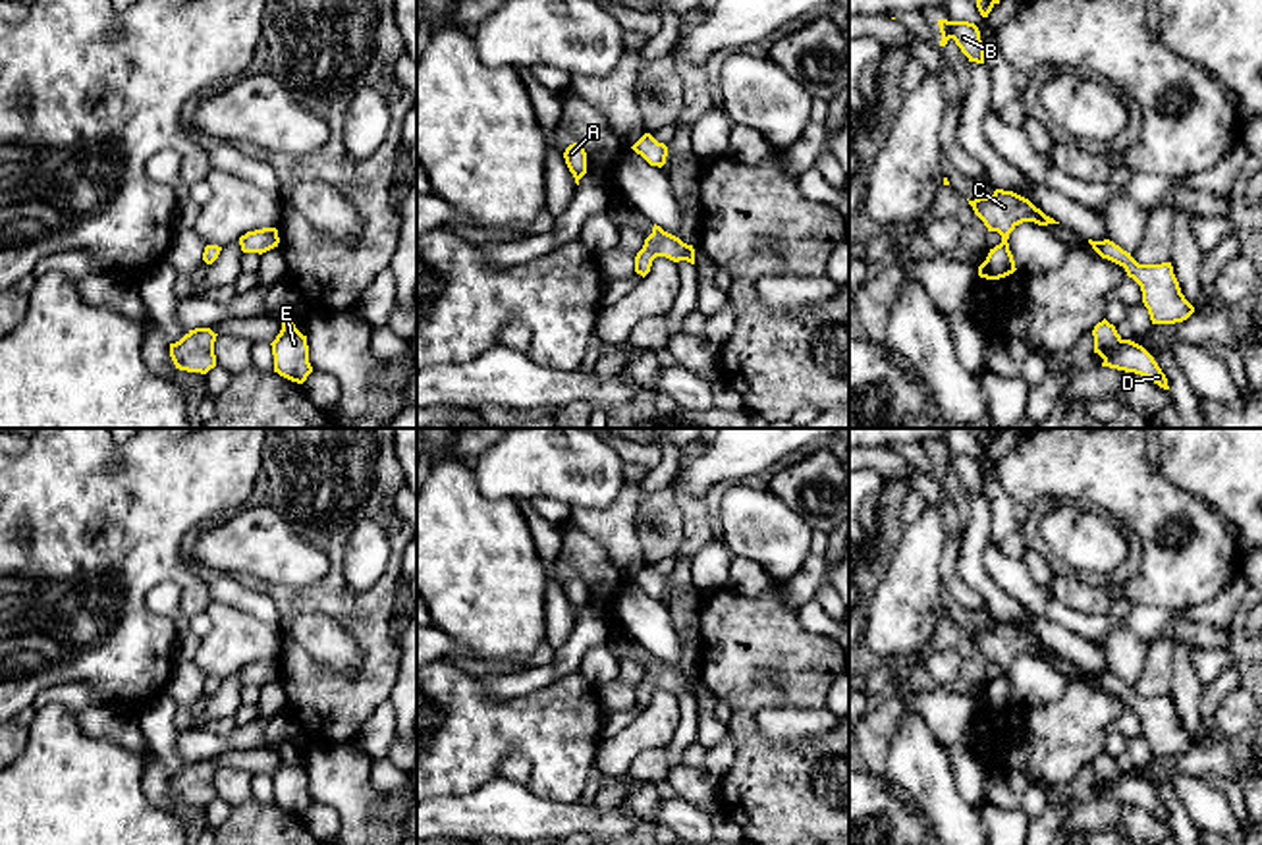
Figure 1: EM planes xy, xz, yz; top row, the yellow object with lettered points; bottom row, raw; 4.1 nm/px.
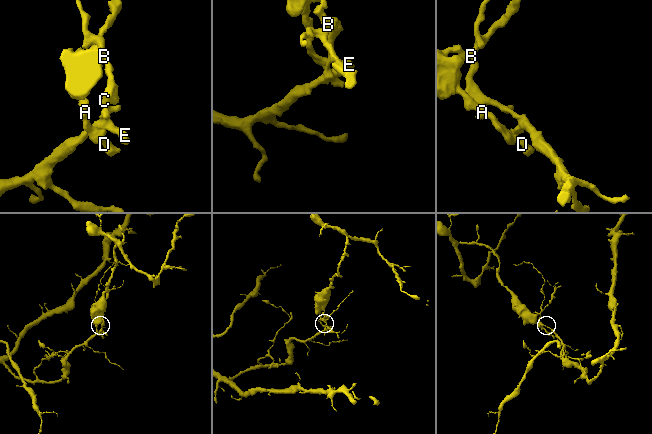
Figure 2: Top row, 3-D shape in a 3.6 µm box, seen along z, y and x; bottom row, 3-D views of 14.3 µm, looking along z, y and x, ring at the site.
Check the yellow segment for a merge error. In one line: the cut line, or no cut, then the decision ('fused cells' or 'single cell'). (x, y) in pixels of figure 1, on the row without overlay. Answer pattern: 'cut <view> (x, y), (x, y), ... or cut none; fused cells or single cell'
cut yz (1129, 687), (1124, 687), (1118, 695); fused cells

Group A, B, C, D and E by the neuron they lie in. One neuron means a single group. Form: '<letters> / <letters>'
A B C D / E

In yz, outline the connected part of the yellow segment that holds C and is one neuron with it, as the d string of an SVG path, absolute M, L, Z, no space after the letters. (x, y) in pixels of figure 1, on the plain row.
M996 621L990 629L978 629L969 633L969 637L988 664L998 664L1001 668L1001 675L990 681L986 693L978 698L978 708L986 712L1000 712L1017 702L1007 671L1019 656L1059 656L1013 623Z

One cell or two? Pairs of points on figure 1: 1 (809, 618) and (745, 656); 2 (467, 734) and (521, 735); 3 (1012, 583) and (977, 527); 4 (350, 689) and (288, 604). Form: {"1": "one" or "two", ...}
{"1": "two", "2": "one", "3": "two", "4": "one"}

